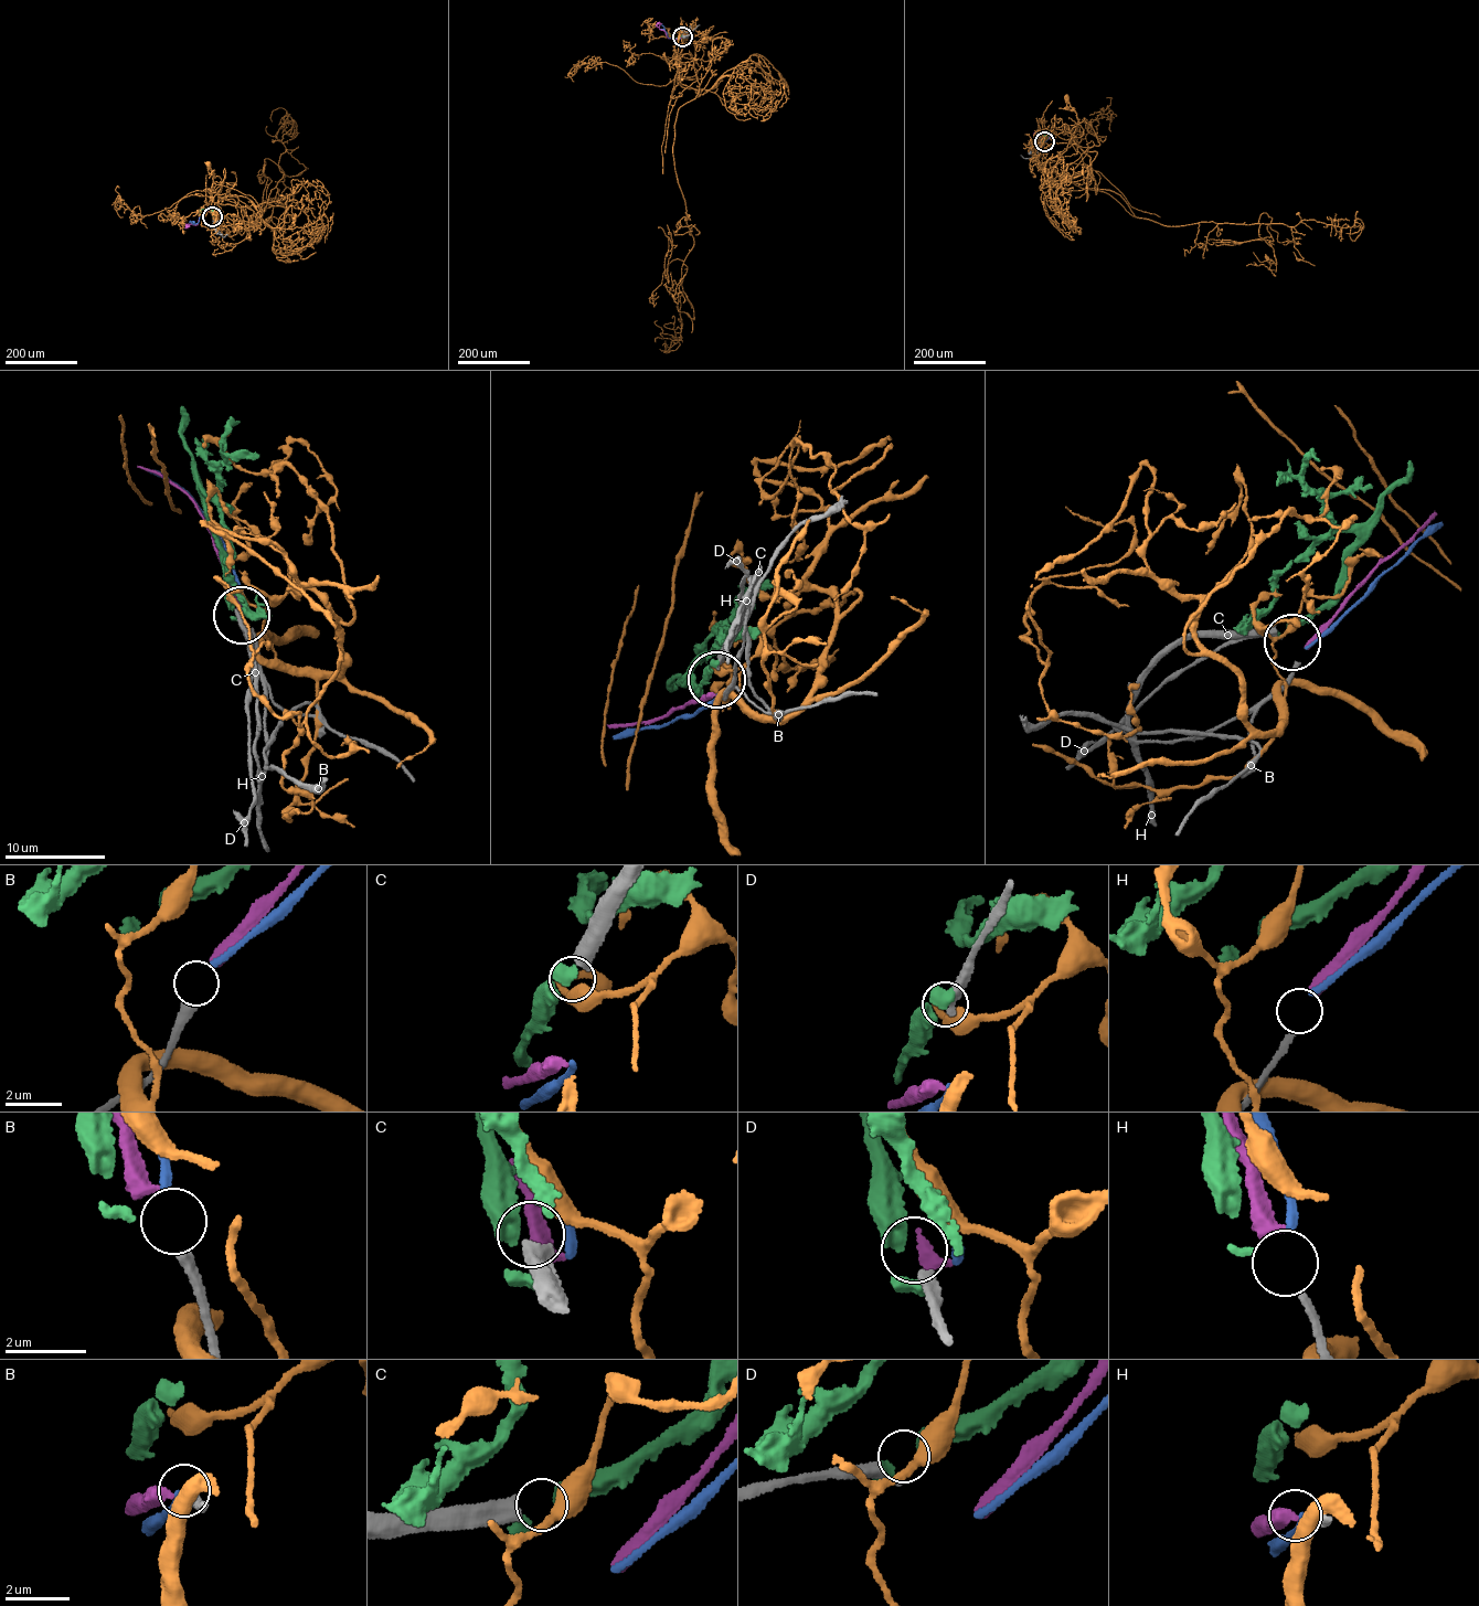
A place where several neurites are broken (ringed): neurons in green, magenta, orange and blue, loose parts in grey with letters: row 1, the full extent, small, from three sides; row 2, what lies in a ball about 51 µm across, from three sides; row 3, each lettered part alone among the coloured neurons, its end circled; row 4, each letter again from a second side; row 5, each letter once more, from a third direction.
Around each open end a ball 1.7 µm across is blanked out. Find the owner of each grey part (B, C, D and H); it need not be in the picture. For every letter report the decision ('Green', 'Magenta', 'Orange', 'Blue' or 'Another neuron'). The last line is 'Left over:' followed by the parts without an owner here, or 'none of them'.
B: Blue
C: Another neuron
D: Another neuron
H: Magenta
Left over: C, D

